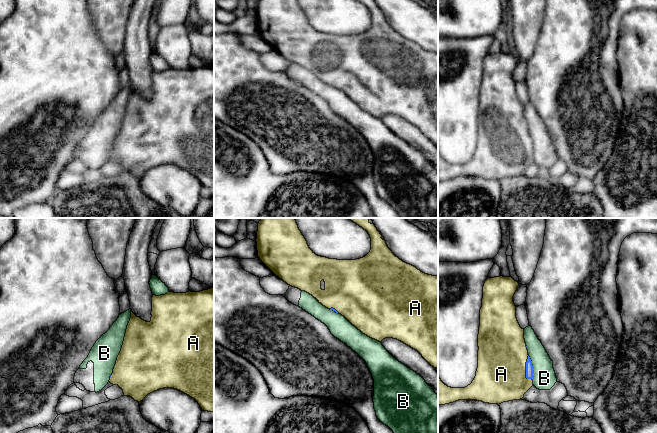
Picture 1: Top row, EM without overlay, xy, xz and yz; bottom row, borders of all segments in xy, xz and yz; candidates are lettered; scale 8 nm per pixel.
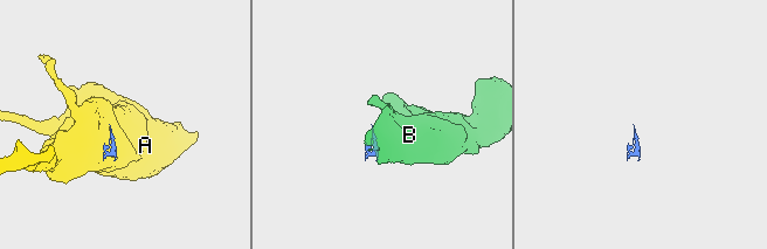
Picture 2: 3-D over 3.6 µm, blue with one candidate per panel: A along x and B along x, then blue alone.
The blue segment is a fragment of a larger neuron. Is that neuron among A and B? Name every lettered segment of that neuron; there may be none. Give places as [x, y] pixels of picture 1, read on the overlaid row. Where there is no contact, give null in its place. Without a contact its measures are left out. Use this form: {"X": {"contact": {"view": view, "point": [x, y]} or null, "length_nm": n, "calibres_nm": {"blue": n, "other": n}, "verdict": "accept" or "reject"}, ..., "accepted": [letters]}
{"A": {"contact": {"view": "yz", "point": [526, 369]}, "length_nm": 220, "calibres_nm": {"blue": 60, "other": 400}, "verdict": "accept"}, "B": {"contact": {"view": "yz", "point": [532, 368]}, "length_nm": 200, "calibres_nm": {"blue": 60, "other": 190}, "verdict": "reject"}, "accepted": ["A"]}

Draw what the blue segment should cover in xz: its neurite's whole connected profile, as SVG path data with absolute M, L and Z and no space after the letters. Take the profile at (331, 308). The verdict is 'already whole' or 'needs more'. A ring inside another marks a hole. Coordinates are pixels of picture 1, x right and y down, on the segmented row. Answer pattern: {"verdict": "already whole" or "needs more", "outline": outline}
{"verdict": "needs more", "outline": "M261 218L258 223L257 231L257 251L260 260L280 279L288 285L305 291L316 298L326 308L344 316L352 325L368 337L381 342L385 338L397 339L411 348L417 350L422 357L434 368L438 368L438 276L425 274L416 267L407 264L396 257L388 248L386 241L377 230L374 224L369 222L370 218L347 218L368 232L371 238L371 250L363 258L356 260L337 260L329 259L316 255L308 246L306 239L298 228L295 218Z"}

